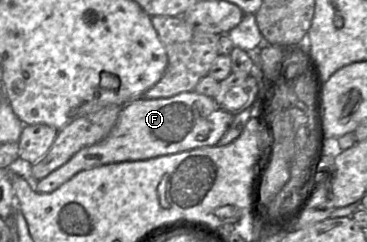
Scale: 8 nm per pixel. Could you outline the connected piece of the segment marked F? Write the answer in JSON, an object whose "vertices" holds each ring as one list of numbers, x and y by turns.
{"vertices":[[182,92,169,98,138,98,124,105,106,138,79,150,61,167,34,181,36,191,51,193,78,172,97,166,125,161,142,161,163,155,217,145,234,115,221,108,214,98,197,92]]}

